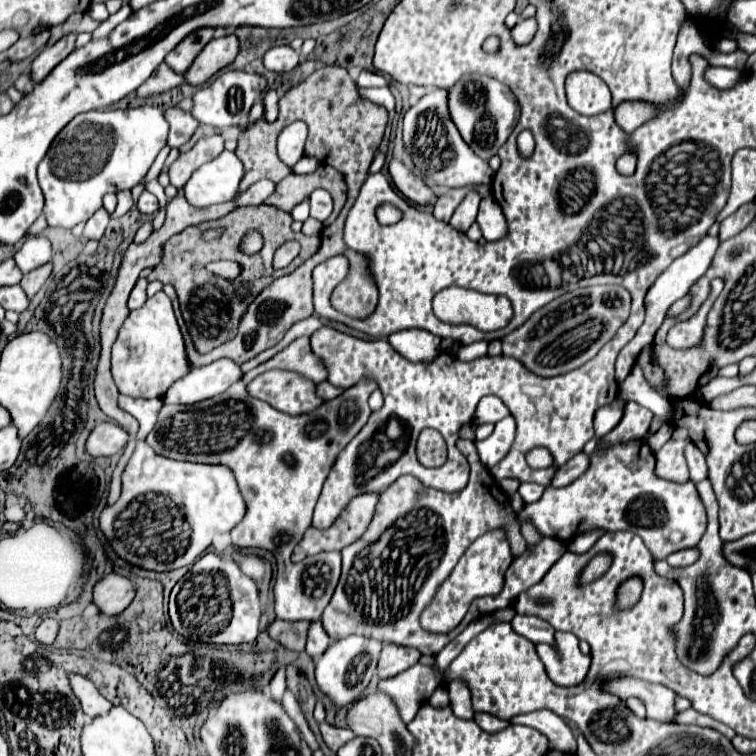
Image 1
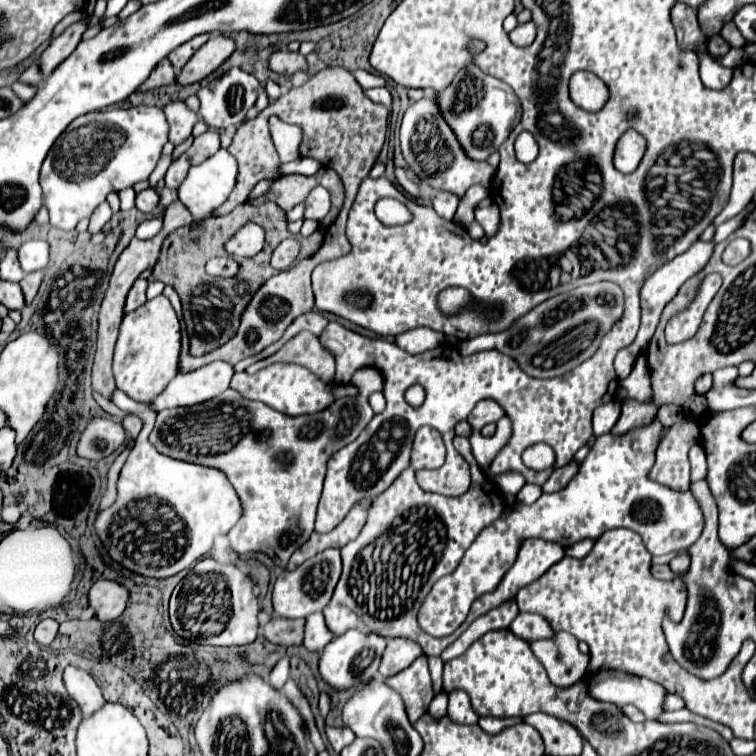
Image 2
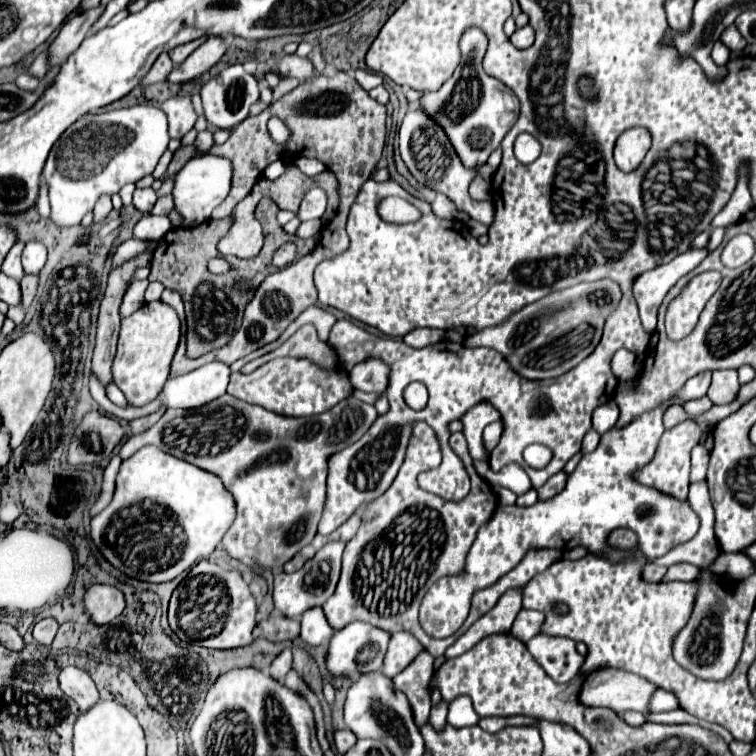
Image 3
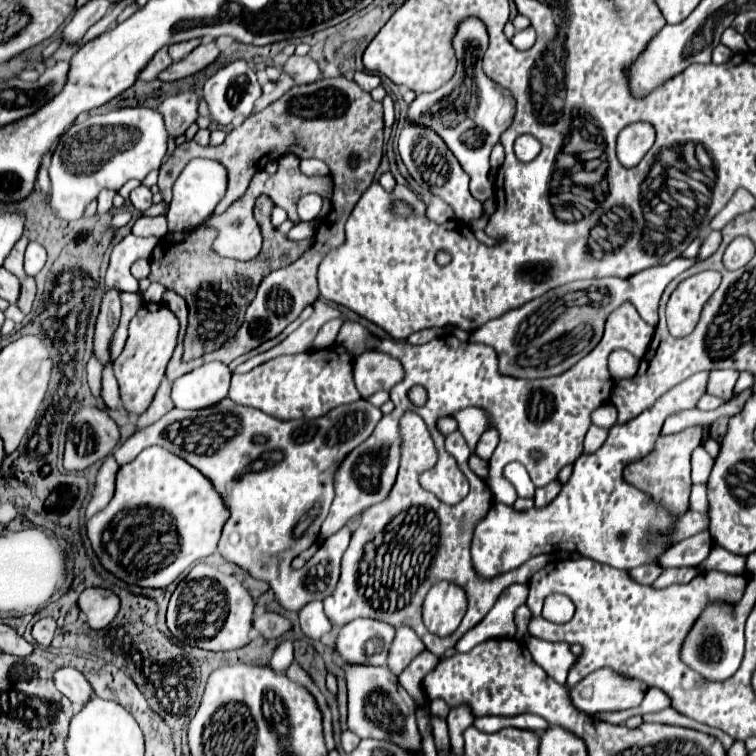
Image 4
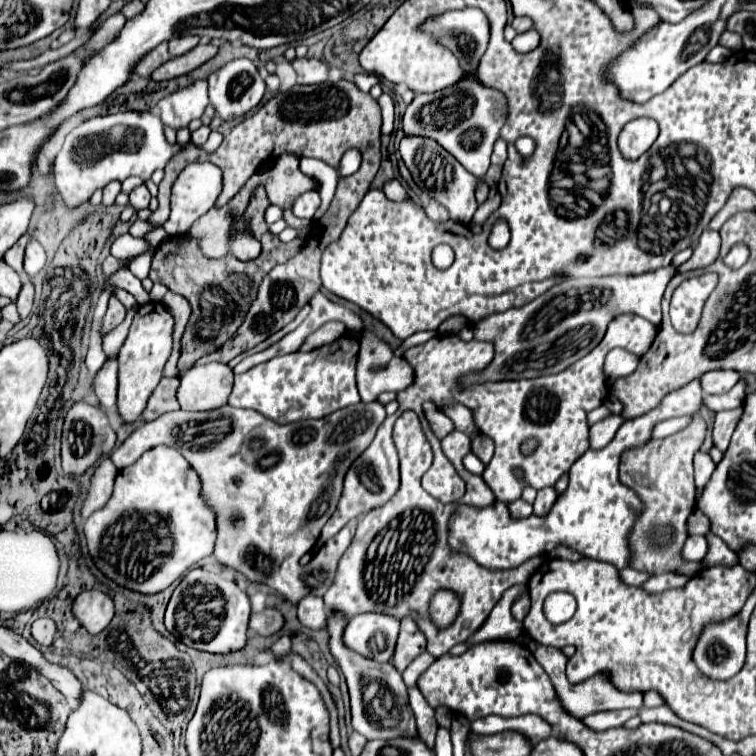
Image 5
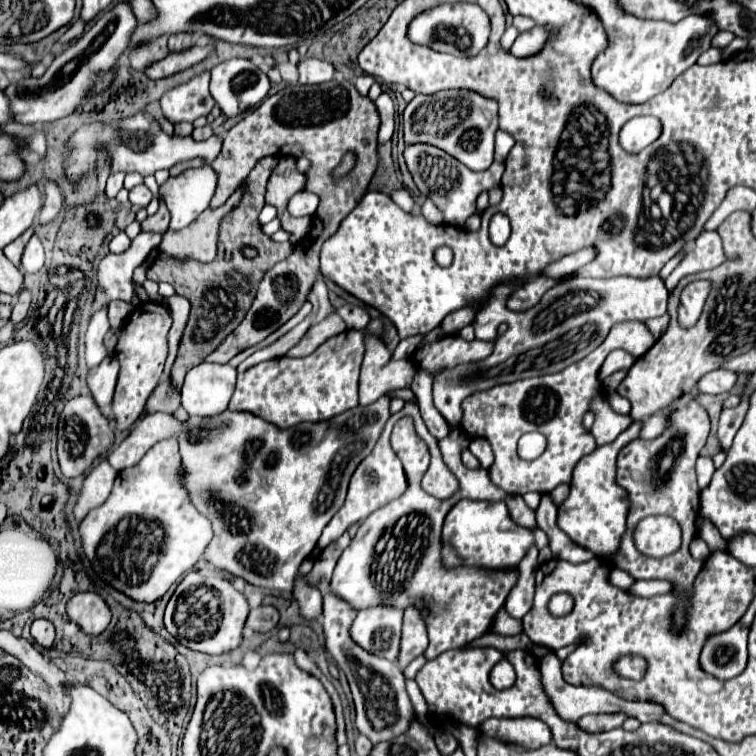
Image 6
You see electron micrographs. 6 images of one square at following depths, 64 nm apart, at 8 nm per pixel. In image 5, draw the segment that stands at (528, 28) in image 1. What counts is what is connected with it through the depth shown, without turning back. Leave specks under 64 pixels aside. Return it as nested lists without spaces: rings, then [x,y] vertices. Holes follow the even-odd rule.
[[[532,28],[532,30],[528,30],[528,32],[522,32],[522,34],[518,34],[516,36],[516,40],[518,40],[518,52],[530,52],[530,50],[534,50],[536,46],[538,46],[538,40],[540,36],[538,36],[538,32]]]

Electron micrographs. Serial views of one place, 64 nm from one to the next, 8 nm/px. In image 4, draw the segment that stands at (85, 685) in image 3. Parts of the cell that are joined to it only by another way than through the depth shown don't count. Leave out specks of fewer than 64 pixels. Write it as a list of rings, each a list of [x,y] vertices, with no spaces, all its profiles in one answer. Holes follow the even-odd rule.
[[[66,666],[66,668],[60,668],[56,674],[54,674],[54,682],[56,682],[56,688],[68,696],[76,706],[84,706],[92,700],[94,696],[94,690],[90,686],[90,682],[86,680],[86,676],[72,668],[72,666]]]

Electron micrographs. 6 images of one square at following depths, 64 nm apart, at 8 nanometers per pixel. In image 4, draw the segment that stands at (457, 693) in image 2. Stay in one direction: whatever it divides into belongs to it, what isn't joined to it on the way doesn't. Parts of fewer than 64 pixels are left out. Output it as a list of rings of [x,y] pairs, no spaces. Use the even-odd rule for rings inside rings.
[[[466,704],[451,708],[447,716],[447,725],[451,749],[454,752],[462,752],[462,732],[474,724],[474,716]]]

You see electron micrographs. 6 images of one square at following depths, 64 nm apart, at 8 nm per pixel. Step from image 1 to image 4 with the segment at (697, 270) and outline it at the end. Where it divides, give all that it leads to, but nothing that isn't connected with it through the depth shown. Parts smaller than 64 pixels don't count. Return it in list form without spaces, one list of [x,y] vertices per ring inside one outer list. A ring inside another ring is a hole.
[[[676,258],[676,260],[672,260],[672,262],[668,262],[668,264],[664,264],[664,266],[654,266],[654,268],[648,268],[648,270],[644,270],[644,272],[638,272],[638,274],[634,274],[632,278],[628,278],[628,280],[620,280],[620,278],[606,278],[606,280],[600,280],[600,282],[596,282],[598,286],[614,286],[614,292],[608,292],[608,300],[604,300],[604,308],[596,308],[596,316],[590,320],[590,322],[602,322],[602,320],[606,320],[606,314],[612,310],[612,308],[616,308],[616,306],[620,306],[622,302],[626,302],[626,300],[630,300],[634,306],[636,306],[636,310],[638,310],[638,314],[642,316],[642,320],[644,322],[648,322],[650,326],[656,326],[658,324],[658,302],[660,302],[660,296],[662,296],[662,292],[664,292],[664,288],[678,276],[678,274],[682,274],[684,270],[688,270],[690,266],[694,266],[698,260],[696,258]]]

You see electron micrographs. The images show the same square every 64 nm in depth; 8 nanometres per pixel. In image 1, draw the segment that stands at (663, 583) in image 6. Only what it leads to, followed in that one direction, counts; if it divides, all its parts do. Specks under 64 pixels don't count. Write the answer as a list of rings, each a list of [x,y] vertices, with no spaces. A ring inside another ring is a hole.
[[[688,548],[688,550],[680,550],[680,552],[670,554],[666,560],[670,566],[688,566],[694,564],[698,560],[698,556],[700,556],[698,548]]]

